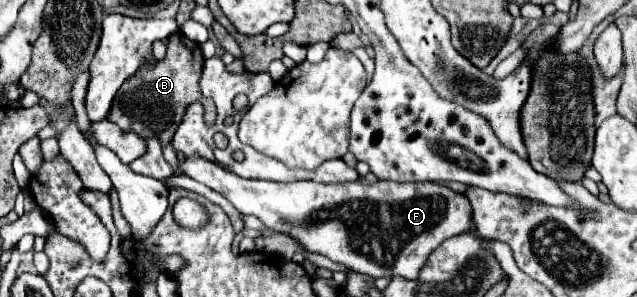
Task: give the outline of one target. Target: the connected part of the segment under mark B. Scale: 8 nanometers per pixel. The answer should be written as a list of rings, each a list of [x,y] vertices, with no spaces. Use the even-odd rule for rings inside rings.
[[[176,30],[172,38],[168,38],[168,52],[164,60],[154,62],[152,66],[144,66],[140,74],[134,74],[124,82],[124,86],[118,90],[112,110],[108,114],[108,120],[116,122],[122,130],[140,134],[140,138],[158,138],[162,148],[170,144],[182,114],[188,104],[196,102],[200,98],[200,80],[202,74],[202,52],[196,42],[186,38],[182,30]]]

